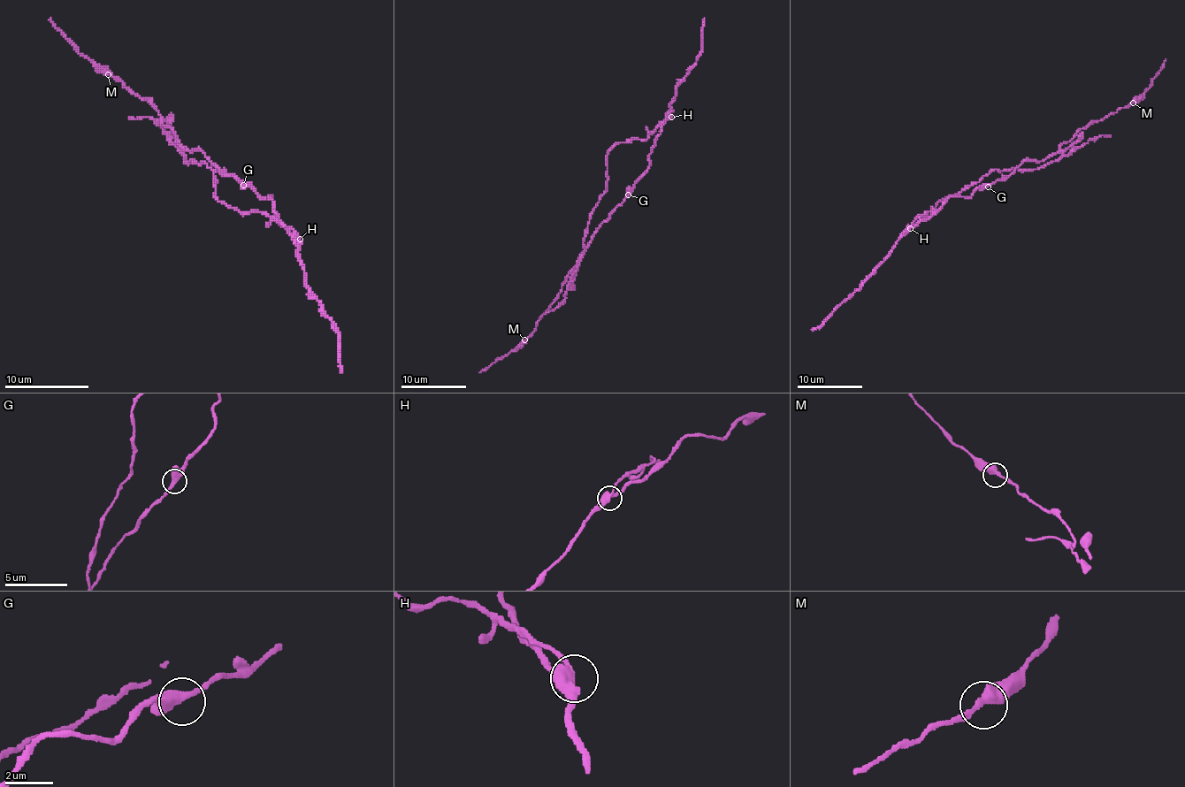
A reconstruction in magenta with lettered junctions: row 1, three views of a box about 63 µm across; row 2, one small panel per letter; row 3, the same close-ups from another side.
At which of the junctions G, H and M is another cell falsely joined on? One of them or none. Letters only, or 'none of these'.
H

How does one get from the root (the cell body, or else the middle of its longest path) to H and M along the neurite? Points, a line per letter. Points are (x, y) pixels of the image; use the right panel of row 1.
H: (996, 182), (982, 184), (969, 196), (950, 196), (926, 219), (921, 219), (910, 229)
M: (996, 182), (1004, 180), (1025, 161), (1044, 161), (1081, 128), (1133, 103)

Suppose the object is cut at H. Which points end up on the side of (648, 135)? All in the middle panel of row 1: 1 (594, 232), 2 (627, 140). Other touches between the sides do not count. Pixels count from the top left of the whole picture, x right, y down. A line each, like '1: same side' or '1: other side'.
1: other side
2: same side

